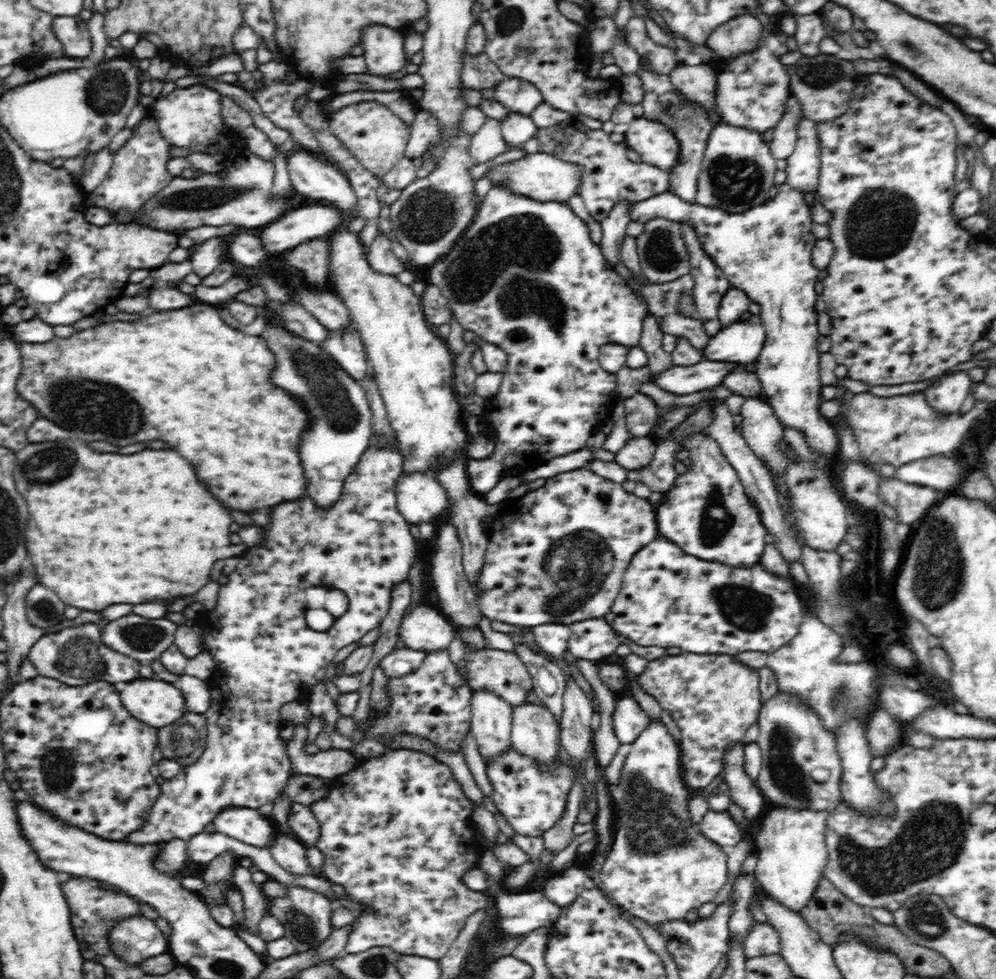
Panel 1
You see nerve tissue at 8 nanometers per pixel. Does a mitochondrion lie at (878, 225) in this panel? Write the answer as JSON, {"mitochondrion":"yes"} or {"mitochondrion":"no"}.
{"mitochondrion":"yes"}

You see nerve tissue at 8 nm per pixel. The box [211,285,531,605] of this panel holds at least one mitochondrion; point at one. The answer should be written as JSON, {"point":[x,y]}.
{"point":[334,399]}

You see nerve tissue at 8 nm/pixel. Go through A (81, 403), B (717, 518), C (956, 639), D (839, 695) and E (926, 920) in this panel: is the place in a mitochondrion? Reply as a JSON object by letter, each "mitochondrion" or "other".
{"A":"mitochondrion","B":"mitochondrion","C":"other","D":"mitochondrion","E":"mitochondrion"}

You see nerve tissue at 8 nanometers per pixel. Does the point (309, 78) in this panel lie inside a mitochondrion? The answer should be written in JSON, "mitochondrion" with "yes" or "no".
{"mitochondrion":"no"}

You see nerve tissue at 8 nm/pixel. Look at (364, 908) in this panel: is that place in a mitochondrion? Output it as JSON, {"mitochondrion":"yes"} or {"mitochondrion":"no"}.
{"mitochondrion":"no"}

